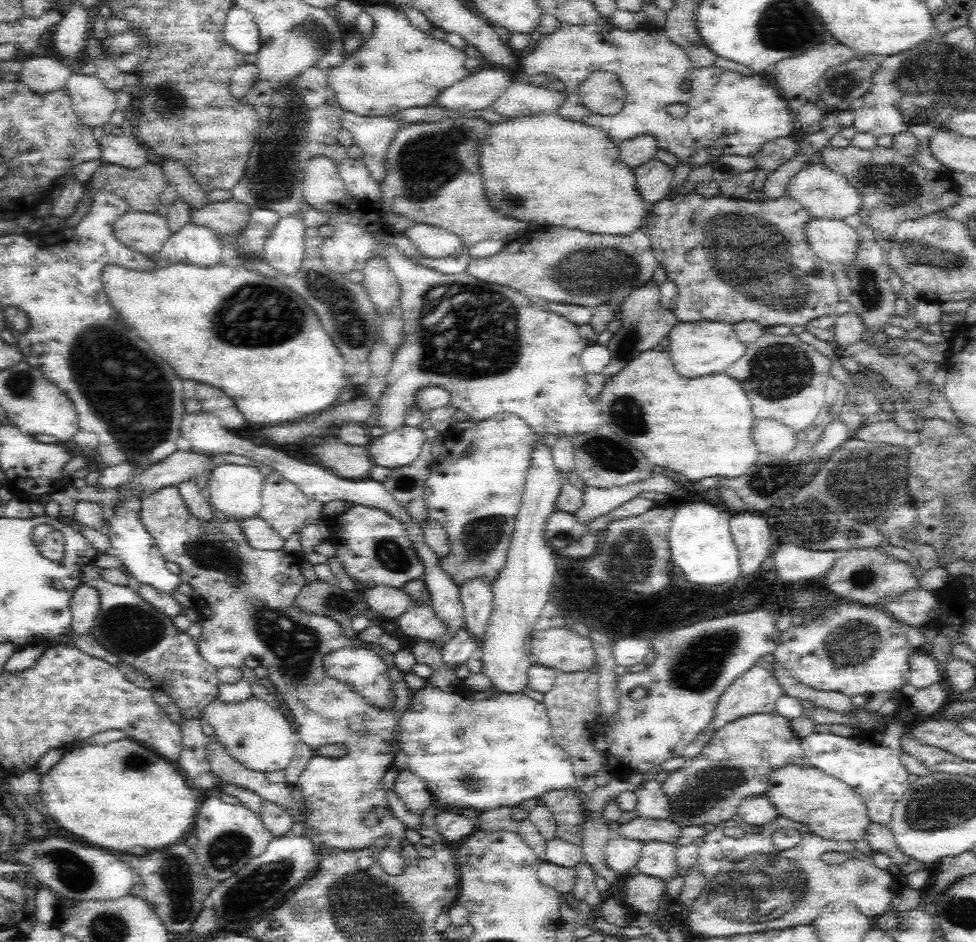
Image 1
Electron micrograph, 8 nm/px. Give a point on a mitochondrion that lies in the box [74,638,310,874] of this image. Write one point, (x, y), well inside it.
(139, 760)

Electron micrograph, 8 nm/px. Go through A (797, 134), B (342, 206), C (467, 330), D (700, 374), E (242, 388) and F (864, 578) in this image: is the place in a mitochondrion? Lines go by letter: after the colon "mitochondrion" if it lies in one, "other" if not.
A: other
B: other
C: mitochondrion
D: other
E: other
F: mitochondrion

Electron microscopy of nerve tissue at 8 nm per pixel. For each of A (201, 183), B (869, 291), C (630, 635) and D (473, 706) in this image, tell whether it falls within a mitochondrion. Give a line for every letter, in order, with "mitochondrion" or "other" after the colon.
A: other
B: mitochondrion
C: other
D: other

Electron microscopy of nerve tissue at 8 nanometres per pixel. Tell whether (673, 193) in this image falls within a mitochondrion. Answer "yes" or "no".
no

